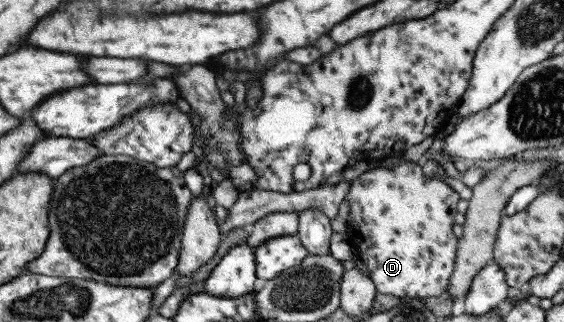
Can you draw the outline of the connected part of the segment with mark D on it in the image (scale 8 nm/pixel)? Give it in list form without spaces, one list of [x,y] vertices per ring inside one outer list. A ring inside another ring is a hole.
[[[405,162],[395,169],[365,171],[351,181],[345,200],[348,201],[347,241],[356,257],[367,264],[368,276],[378,293],[423,299],[446,295],[455,267],[458,244],[452,228],[460,200],[457,191],[438,177],[427,178],[417,163]]]

